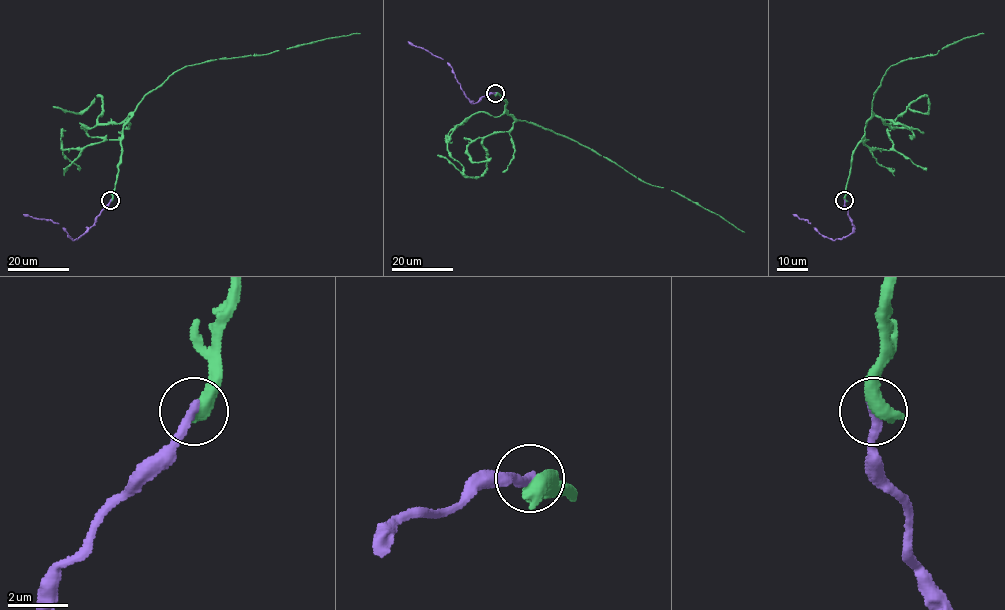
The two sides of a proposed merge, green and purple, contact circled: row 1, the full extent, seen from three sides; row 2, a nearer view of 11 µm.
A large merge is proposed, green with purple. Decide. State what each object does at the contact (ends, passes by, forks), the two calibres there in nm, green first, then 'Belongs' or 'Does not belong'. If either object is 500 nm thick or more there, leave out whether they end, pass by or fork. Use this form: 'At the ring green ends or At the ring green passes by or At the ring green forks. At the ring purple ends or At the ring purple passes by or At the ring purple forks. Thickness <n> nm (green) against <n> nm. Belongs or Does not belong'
Thickness 600 nm (green) against 320 nm. Does not belong

